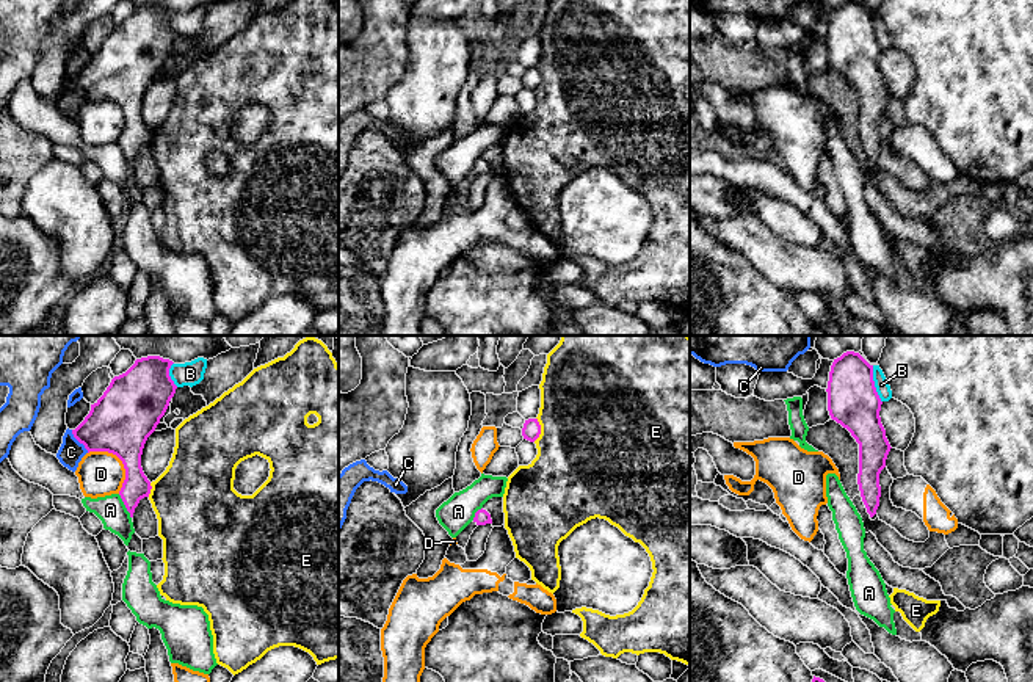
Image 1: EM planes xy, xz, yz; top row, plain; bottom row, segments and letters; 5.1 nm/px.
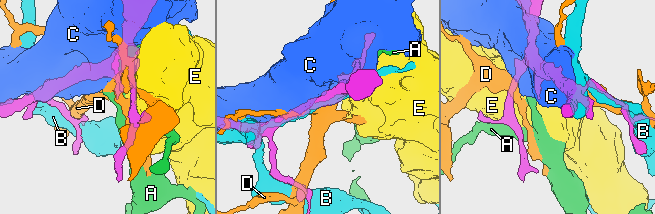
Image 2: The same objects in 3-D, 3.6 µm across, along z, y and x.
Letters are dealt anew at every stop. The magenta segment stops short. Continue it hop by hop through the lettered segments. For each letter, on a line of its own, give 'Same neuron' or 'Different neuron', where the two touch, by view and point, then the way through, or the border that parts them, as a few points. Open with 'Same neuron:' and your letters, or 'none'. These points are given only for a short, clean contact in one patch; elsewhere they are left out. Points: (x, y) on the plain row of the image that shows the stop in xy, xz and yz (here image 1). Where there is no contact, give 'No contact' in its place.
Same neuron: none
A: Different neuron. Touches magenta at xy (126, 155). Boundary: xy (118, 143), (130, 166)
B: Different neuron. Touches magenta at yz (873, 33)
C: Different neuron. Touches magenta at xy (79, 90)
D: Different neuron. Touches magenta at xy (121, 108)
E: Different neuron. Touches magenta at xz (540, 79)

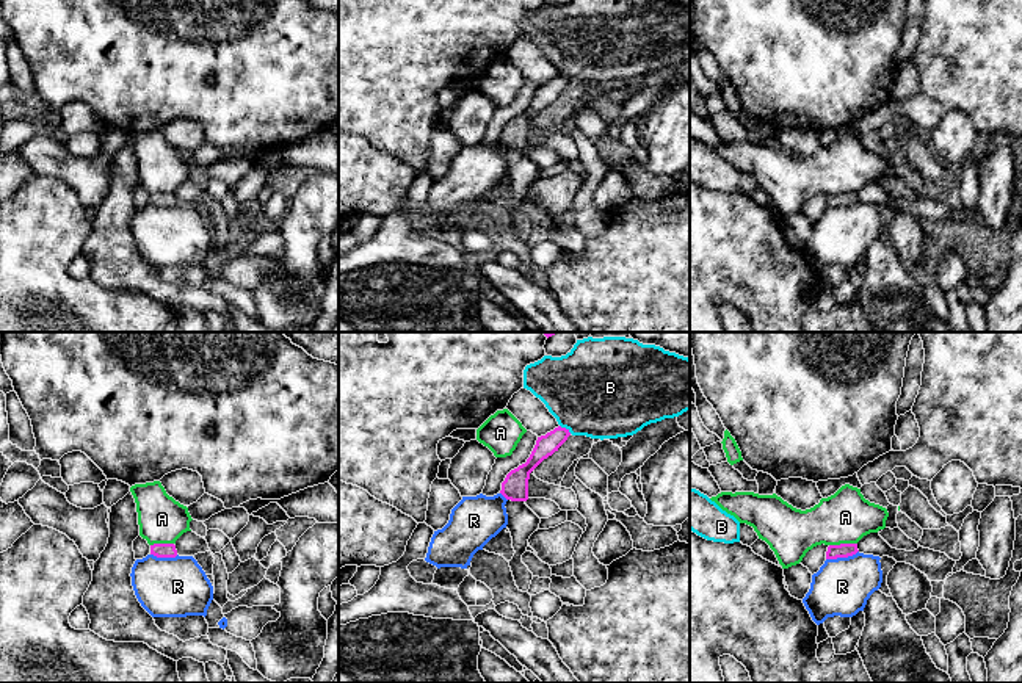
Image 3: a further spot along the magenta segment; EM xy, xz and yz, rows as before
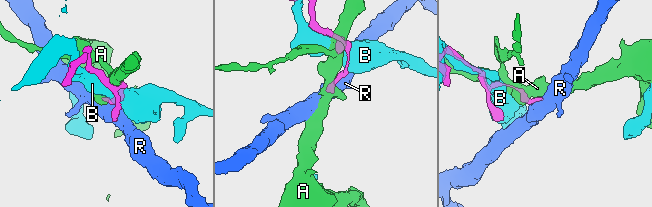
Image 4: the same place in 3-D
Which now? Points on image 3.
Same neuron: none
A: Different neuron. Touches magenta at yz (842, 193)
B: Different neuron. Touches magenta at xz (565, 77)
R: Different neuron. Touches magenta at yz (842, 205). Boundary: yz (858, 199), (848, 205), (826, 209)

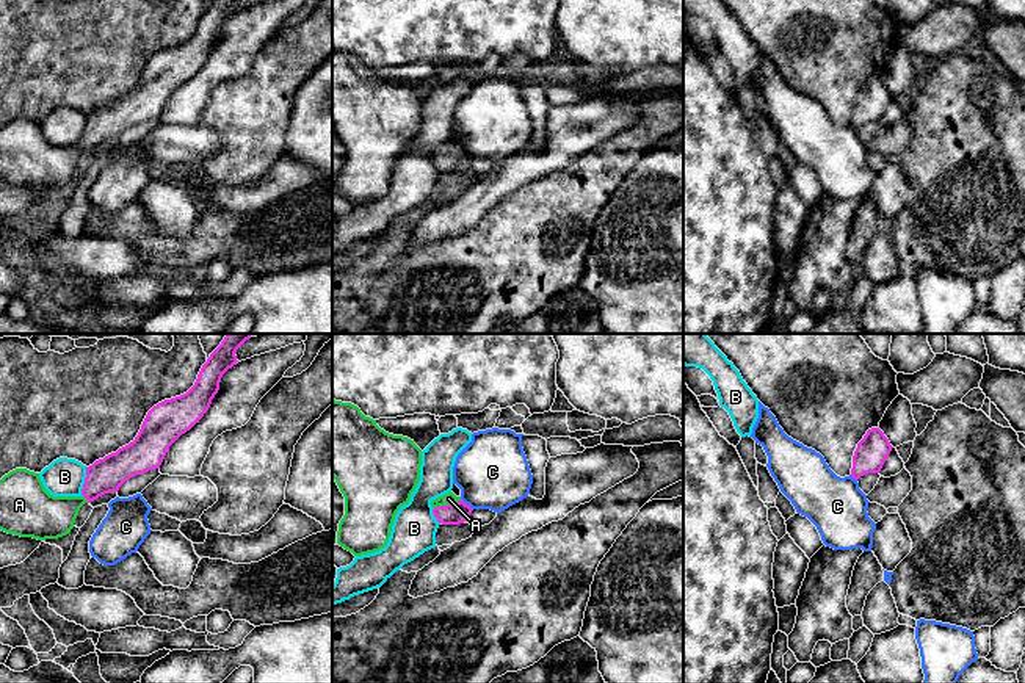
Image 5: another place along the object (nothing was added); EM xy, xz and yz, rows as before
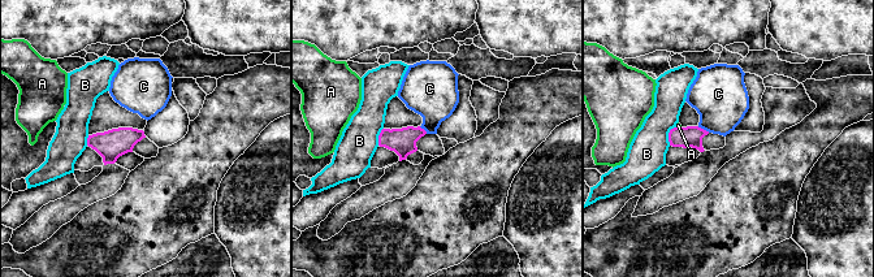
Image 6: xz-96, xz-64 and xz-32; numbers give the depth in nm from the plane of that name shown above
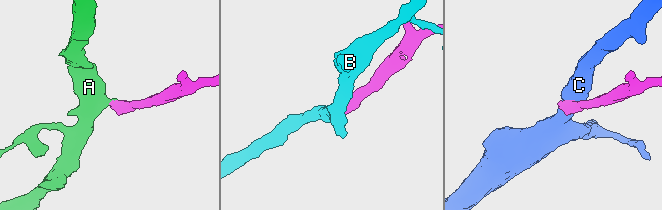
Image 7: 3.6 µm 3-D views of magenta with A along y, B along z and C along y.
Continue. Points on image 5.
Same neuron: A
A: Same neuron. Touches magenta at xz (447, 154). Path across: xz (452, 163), (447, 154), (449, 148)
B: Different neuron. Touches magenta at xy (85, 130). Boundary: xy (86, 116), (82, 144)
C: Different neuron. Touches magenta at xz (467, 154). Boundary: xz (461, 148), (472, 159)

